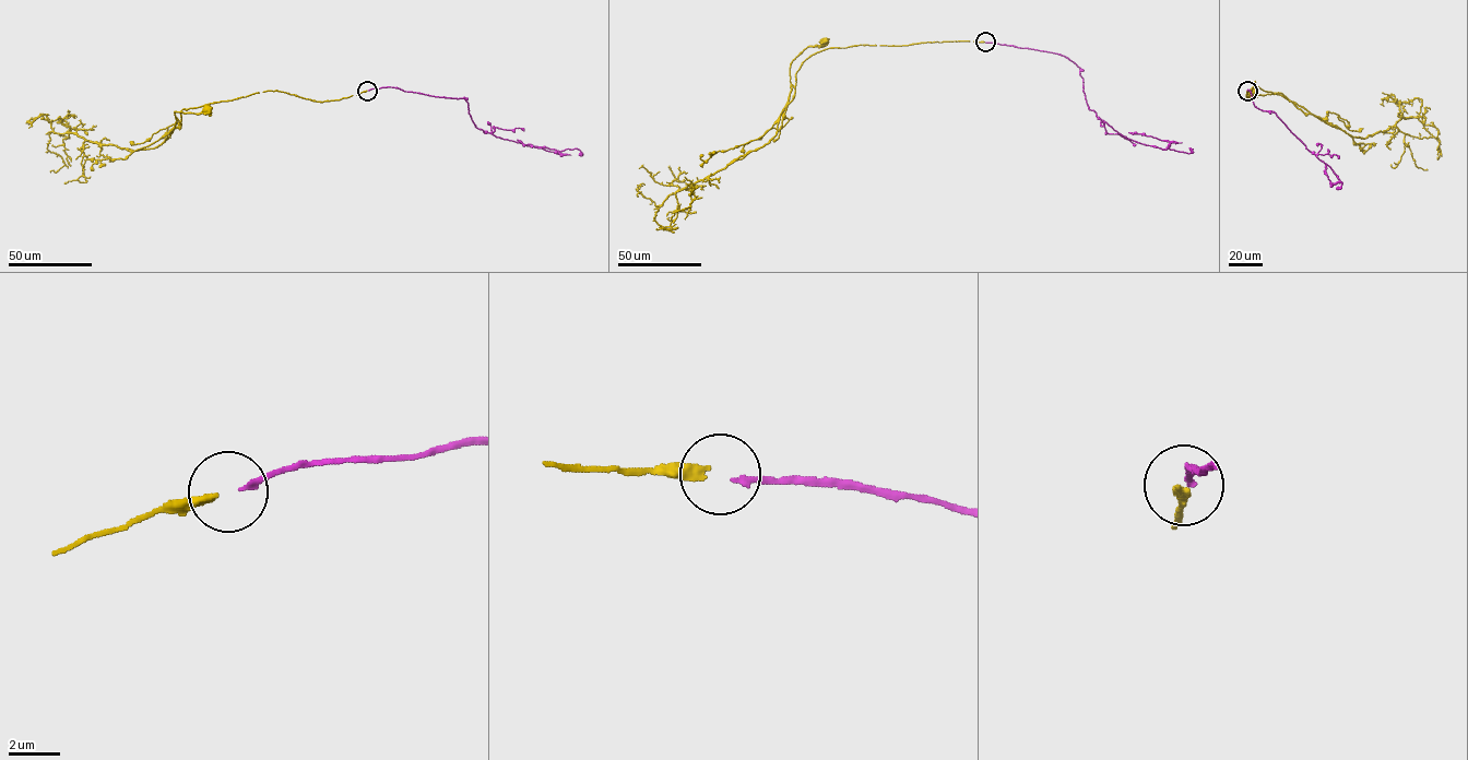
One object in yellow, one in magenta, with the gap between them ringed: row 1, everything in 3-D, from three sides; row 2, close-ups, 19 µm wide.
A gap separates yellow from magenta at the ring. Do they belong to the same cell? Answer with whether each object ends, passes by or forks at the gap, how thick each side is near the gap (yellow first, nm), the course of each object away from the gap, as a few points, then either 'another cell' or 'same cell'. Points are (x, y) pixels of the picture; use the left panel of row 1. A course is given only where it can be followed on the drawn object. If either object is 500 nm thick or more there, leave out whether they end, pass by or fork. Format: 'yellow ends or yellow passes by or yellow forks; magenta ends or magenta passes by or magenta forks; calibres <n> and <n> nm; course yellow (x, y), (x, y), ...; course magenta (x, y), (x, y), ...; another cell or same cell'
yellow ends; magenta ends; calibres 300 and 200 nm; course yellow (367, 91), (319, 102), (267, 91), (184, 109), (179, 121), (174, 113), (201, 113), (206, 109); course magenta (368, 90), (398, 87), (431, 95), (464, 97), (473, 122), (484, 132), (559, 153), (523, 144), (517, 139); same cell

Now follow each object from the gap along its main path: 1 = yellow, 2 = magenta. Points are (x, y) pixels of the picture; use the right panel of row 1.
1: (1246, 91), (1249, 97), (1255, 81), (1258, 87), (1281, 93), (1297, 106), (1280, 95), (1256, 96), (1252, 93)
2: (1247, 91), (1255, 106), (1274, 113), (1309, 151), (1330, 168), (1339, 180), (1335, 183), (1329, 181), (1325, 165)

